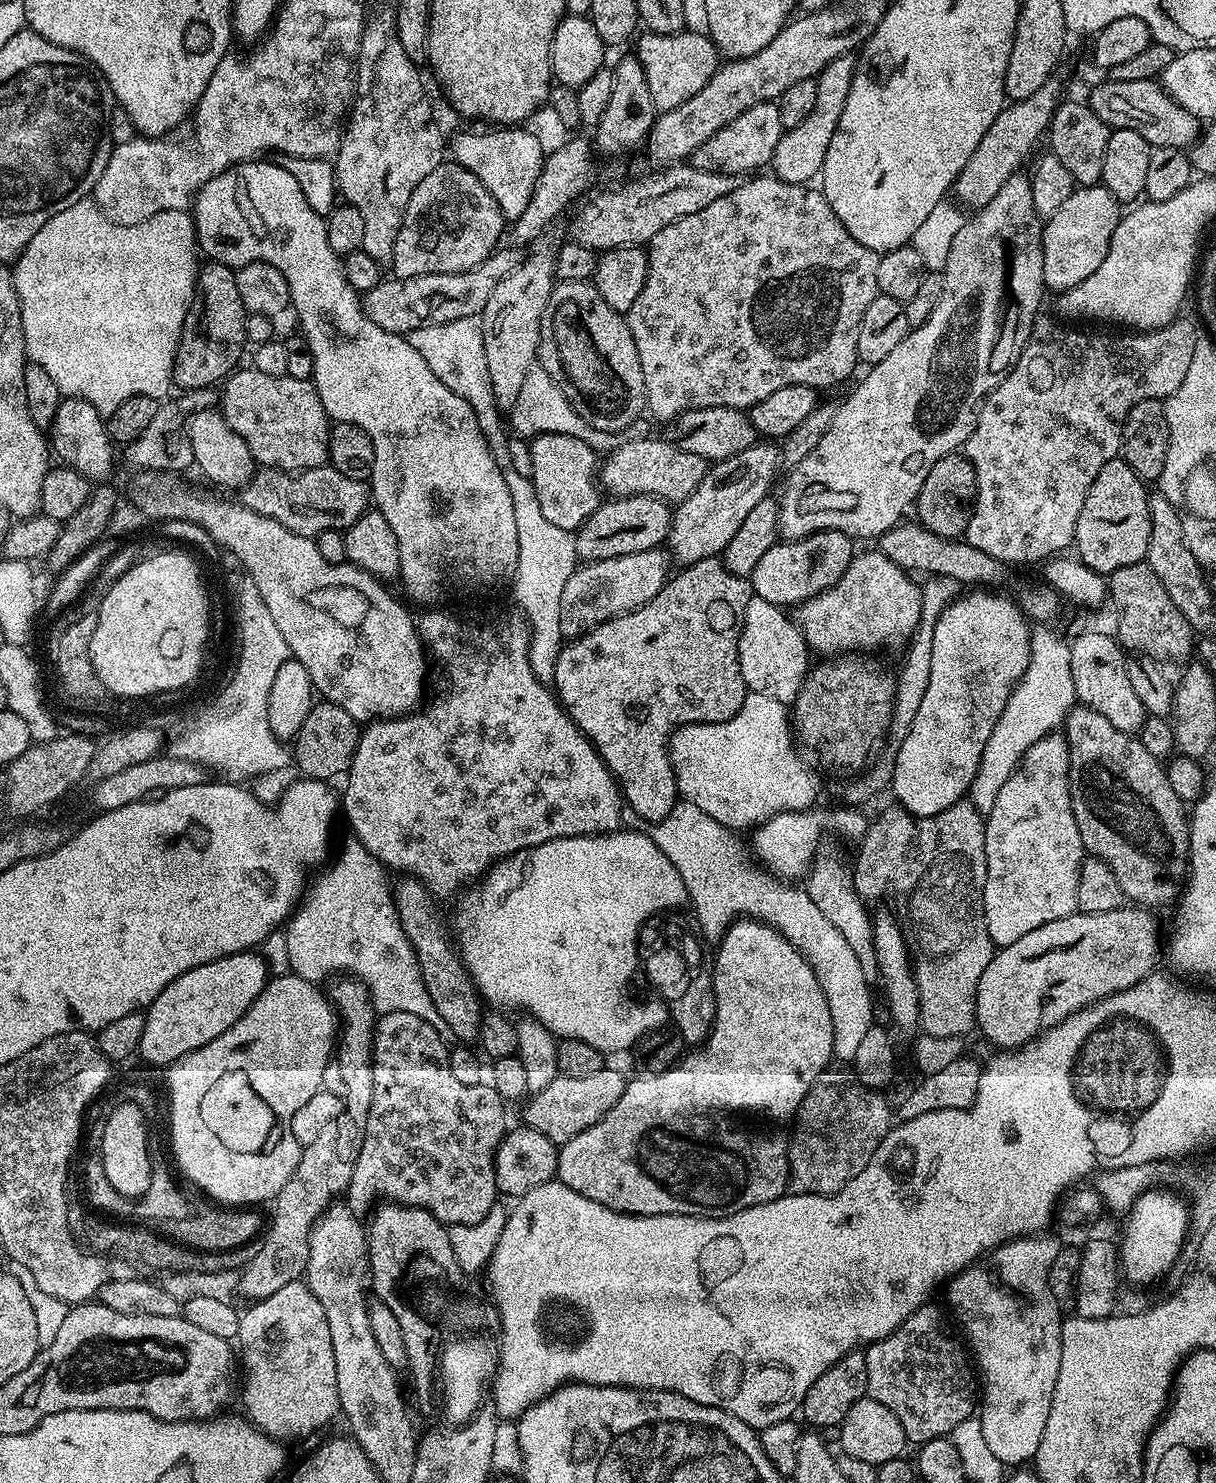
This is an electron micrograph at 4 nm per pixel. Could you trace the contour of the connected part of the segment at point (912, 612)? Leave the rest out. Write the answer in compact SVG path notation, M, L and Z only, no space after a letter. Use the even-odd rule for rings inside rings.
M878 550L872 552L857 551L848 568L832 588L817 596L802 601L794 612L797 626L802 630L804 640L813 653L825 652L825 657L832 658L837 654L848 654L853 650L876 650L888 648L891 644L907 645L916 635L924 615L924 594L921 585L916 585L911 575L902 566L890 562Z

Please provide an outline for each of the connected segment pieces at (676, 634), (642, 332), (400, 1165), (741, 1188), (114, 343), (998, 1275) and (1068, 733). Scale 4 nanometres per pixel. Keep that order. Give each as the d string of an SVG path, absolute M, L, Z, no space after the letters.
M719 559L700 560L697 564L689 564L683 570L671 577L664 589L650 602L642 607L635 608L633 612L627 612L621 616L615 616L613 620L602 622L597 628L592 628L583 636L569 639L561 647L556 665L554 666L555 695L558 697L560 707L567 712L568 717L578 725L581 732L596 747L596 753L603 758L604 765L612 771L612 776L620 786L620 795L623 803L628 804L647 822L658 822L670 812L675 806L678 793L676 790L676 779L672 763L668 757L668 742L672 739L672 733L682 724L713 724L714 722L726 722L734 718L744 701L746 689L744 679L740 673L738 662L738 642L740 641L740 624L744 621L744 611L750 599L749 581L743 576L730 574Z
M767 175L745 179L738 190L730 190L730 194L710 202L710 206L670 222L670 226L663 228L647 245L646 286L642 286L642 294L638 294L634 306L630 306L626 319L638 350L638 362L642 366L647 411L652 411L663 422L671 422L695 408L726 406L747 410L762 402L762 398L774 394L774 390L782 390L782 386L810 386L817 390L832 388L858 368L858 326L862 322L862 314L866 314L866 306L870 306L878 295L876 283L880 256L849 234L819 187L782 182L775 175Z
M385 1012L376 1021L376 1031L372 1034L372 1073L374 1074L374 1094L372 1095L372 1105L370 1106L370 1114L366 1118L366 1134L362 1142L362 1150L358 1154L358 1162L354 1166L354 1174L350 1178L350 1186L346 1193L346 1203L348 1209L353 1214L361 1218L367 1217L369 1213L377 1207L378 1202L391 1202L393 1204L405 1204L411 1208L421 1208L430 1214L434 1214L434 1218L438 1218L440 1223L445 1226L454 1224L477 1224L482 1222L482 1218L486 1218L486 1214L490 1214L490 1210L498 1202L498 1189L496 1186L496 1171L492 1165L496 1159L496 1147L500 1145L501 1140L506 1135L506 1127L504 1128L504 1108L506 1101L502 1099L492 1088L491 1083L485 1082L478 1085L478 1092L484 1094L482 1100L482 1112L468 1112L470 1120L458 1120L456 1122L456 1094L458 1094L458 1086L452 1086L452 1094L444 1094L444 1096L452 1096L452 1102L448 1104L446 1100L442 1102L438 1096L438 1092L442 1088L436 1088L436 1084L442 1084L442 1070L450 1068L448 1054L450 1048L444 1039L438 1034L438 1030L434 1030L434 1026L430 1026L430 1022L426 1022L422 1018L417 1018L414 1014L402 1014L401 1012Z
M741 918L729 924L724 937L715 945L716 961L711 961L712 993L716 999L716 1016L708 1038L699 1045L698 1050L681 1055L671 1068L661 1072L640 1074L637 1080L629 1079L622 1090L622 1098L594 1126L582 1130L570 1142L559 1145L560 1157L556 1163L555 1179L561 1180L570 1190L586 1194L594 1202L616 1212L628 1212L632 1216L657 1216L658 1214L682 1214L683 1216L729 1216L750 1206L762 1206L762 1202L774 1202L785 1195L788 1188L788 1137L790 1125L800 1104L818 1077L833 1063L832 1042L834 1028L830 1018L830 1006L818 978L802 958L800 951L786 937L761 920Z
M85 198L74 202L74 206L66 206L59 216L50 218L34 238L26 246L24 253L14 262L12 282L20 299L22 314L22 330L24 331L24 351L27 359L33 364L42 366L50 378L58 385L61 397L73 396L82 398L94 406L101 416L107 418L126 402L135 396L148 396L151 400L159 401L173 391L174 381L172 371L176 361L176 351L180 345L180 335L186 322L188 307L192 305L192 297L196 291L198 275L198 245L192 226L192 217L187 211L166 210L146 218L146 222L134 226L122 226L106 218L104 211L96 205L95 199Z
M1033 1234L1007 1240L975 1260L969 1268L963 1268L946 1285L948 1304L964 1327L963 1339L982 1381L982 1399L978 1404L982 1434L990 1451L1005 1462L1031 1461L1035 1457L1038 1442L1042 1442L1042 1430L1050 1414L1052 1391L1058 1378L1062 1308L1051 1294L1047 1274L1062 1244L1048 1235Z
M1083 706L1071 708L1064 718L1062 734L1068 743L1070 802L1084 851L1097 856L1118 878L1125 901L1136 906L1168 904L1181 895L1188 875L1188 822L1186 804L1174 794L1165 765L1133 733L1117 730L1107 718Z

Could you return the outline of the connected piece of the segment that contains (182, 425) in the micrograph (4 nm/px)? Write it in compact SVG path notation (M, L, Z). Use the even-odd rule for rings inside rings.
M215 387L193 388L176 395L165 399L157 407L154 418L150 418L150 426L146 426L146 430L142 430L142 434L131 440L123 449L124 460L130 467L147 470L149 473L172 474L168 472L180 472L183 468L191 469L195 465L194 446L190 446L188 437L188 421L194 414L209 411L217 403L218 392Z

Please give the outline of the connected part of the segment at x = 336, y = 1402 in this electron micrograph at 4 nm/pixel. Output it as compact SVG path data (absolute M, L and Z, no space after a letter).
M296 1281L294 1283L287 1283L286 1286L282 1286L277 1293L272 1294L270 1298L266 1298L261 1301L253 1303L247 1311L244 1310L241 1313L239 1334L237 1336L238 1348L240 1355L240 1366L242 1369L242 1376L244 1372L244 1384L242 1386L242 1400L246 1408L245 1413L251 1420L251 1423L255 1424L261 1432L267 1433L268 1436L272 1436L279 1440L287 1440L286 1438L302 1438L314 1433L322 1426L326 1425L335 1415L339 1413L340 1399L338 1398L338 1382L337 1382L337 1367L334 1363L334 1350L333 1342L330 1339L330 1328L326 1323L325 1310L321 1302L314 1293L309 1289L307 1283L303 1281Z

